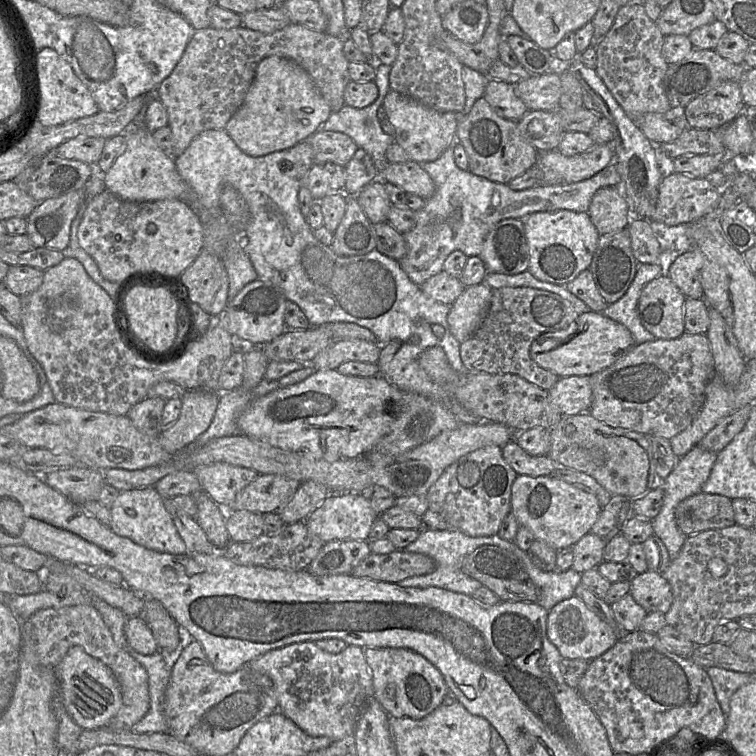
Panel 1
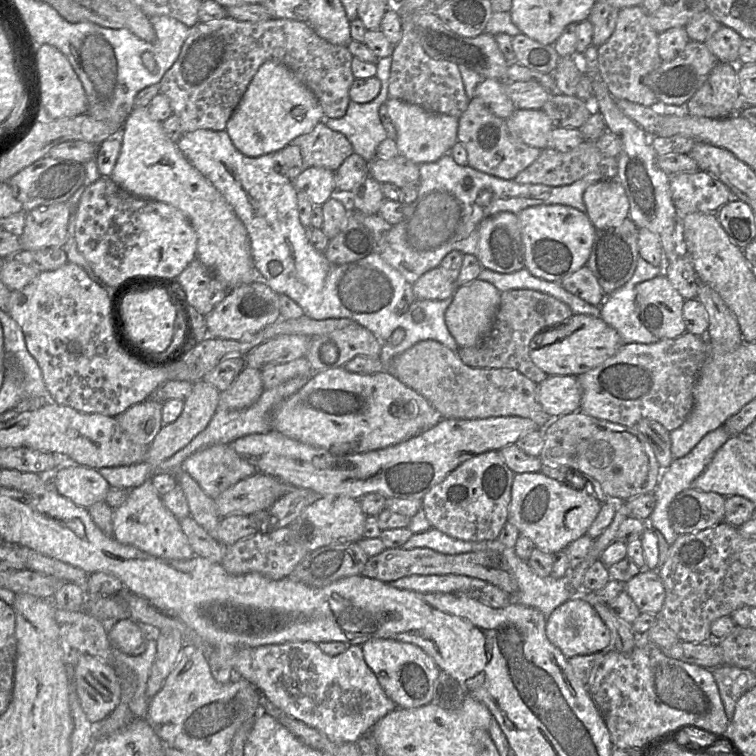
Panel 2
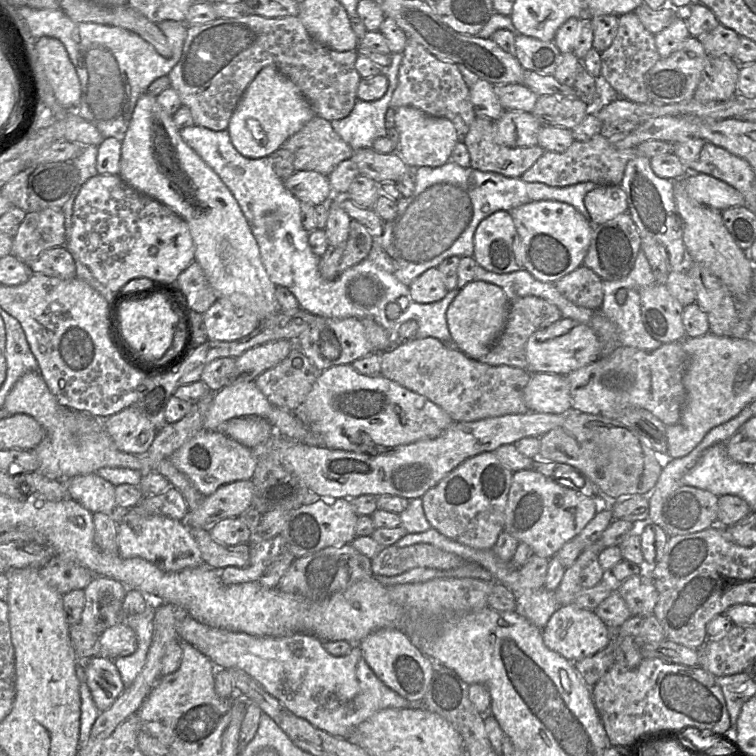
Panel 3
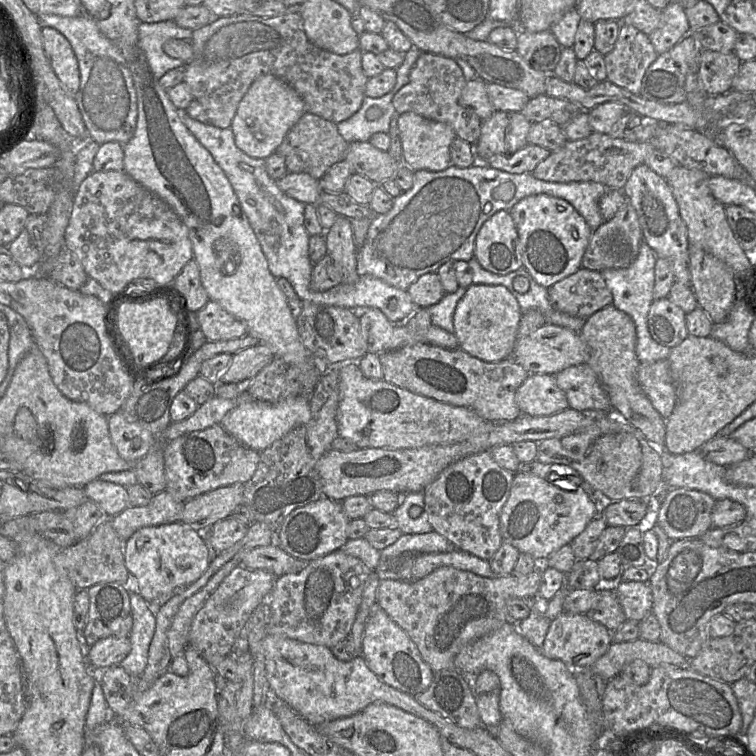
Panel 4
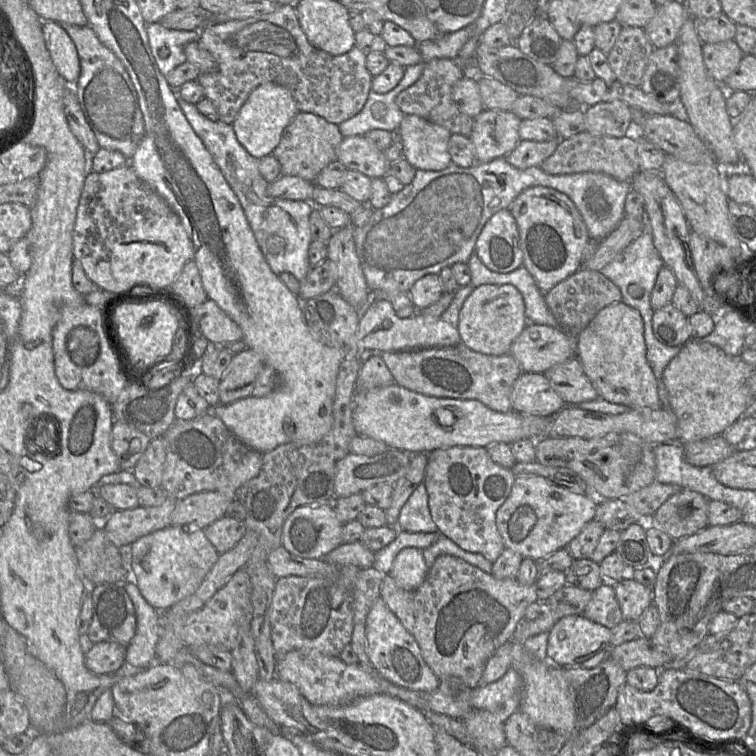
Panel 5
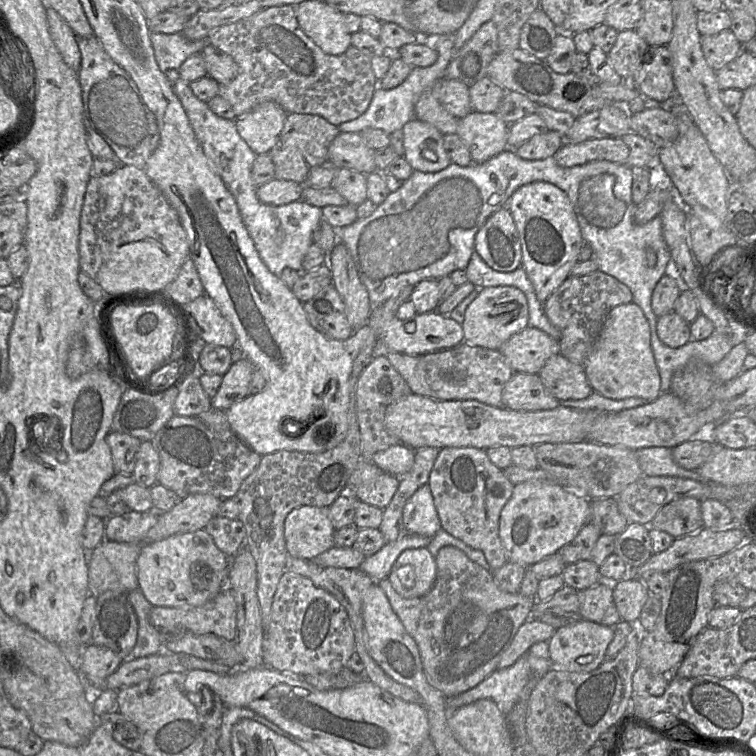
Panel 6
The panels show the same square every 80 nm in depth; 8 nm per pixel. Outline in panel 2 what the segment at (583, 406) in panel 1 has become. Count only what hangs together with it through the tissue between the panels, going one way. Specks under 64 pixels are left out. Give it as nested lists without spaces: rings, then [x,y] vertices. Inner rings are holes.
[[[549,375],[537,384],[537,399],[552,418],[580,410],[582,388],[577,376]]]

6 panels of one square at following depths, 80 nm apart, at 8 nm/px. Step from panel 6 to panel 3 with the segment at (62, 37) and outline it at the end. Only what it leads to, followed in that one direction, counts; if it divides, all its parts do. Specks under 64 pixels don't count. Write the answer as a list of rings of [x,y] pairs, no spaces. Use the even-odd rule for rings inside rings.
[[[41,37],[36,40],[36,51],[58,103],[66,109],[76,110],[81,85],[63,43],[56,38]]]

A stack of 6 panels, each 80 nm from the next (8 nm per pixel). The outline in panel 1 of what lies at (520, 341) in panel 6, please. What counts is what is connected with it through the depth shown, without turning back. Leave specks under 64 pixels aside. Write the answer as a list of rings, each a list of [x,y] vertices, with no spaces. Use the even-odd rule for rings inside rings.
[[[591,310],[579,314],[574,325],[568,329],[543,333],[541,337],[538,339],[535,337],[533,341],[530,347],[531,358],[539,366],[559,377],[591,376],[611,366],[635,346],[632,334],[624,325],[610,319],[602,312]],[[572,327],[575,327],[575,329],[569,333]],[[553,345],[558,346],[547,350]]]

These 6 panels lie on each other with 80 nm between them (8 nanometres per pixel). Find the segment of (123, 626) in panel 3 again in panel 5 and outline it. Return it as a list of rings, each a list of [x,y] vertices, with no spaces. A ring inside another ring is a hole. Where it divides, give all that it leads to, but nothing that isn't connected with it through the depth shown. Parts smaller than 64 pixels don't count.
[[[116,642],[94,643],[85,654],[86,667],[96,675],[116,672],[125,663],[126,647]]]

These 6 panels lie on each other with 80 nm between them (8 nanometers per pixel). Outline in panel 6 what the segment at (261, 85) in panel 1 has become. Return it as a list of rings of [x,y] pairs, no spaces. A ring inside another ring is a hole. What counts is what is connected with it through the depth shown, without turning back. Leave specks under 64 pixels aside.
[[[266,101],[247,114],[236,117],[235,124],[239,135],[256,154],[268,154],[278,141],[288,113],[277,103]]]

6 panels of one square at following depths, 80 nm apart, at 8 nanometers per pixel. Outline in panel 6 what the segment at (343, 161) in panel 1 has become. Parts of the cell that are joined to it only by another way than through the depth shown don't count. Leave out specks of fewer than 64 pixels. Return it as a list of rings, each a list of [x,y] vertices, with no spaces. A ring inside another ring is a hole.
[[[290,113],[285,119],[278,141],[269,152],[274,166],[275,179],[305,184],[312,168],[328,160],[328,148],[340,133],[338,127],[318,115]]]

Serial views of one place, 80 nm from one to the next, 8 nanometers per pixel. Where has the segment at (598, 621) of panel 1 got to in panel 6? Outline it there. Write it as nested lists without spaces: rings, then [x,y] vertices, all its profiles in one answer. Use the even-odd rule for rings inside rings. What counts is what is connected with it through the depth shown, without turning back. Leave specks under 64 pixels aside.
[[[576,618],[555,630],[548,640],[549,660],[552,666],[568,672],[591,672],[605,660],[606,650],[614,637],[613,627],[583,618]]]

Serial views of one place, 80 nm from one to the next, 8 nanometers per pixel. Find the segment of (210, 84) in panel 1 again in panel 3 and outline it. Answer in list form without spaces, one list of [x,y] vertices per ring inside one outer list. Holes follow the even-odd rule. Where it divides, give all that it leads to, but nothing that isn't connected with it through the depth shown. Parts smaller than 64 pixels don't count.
[[[247,15],[240,18],[217,18],[209,23],[188,25],[182,54],[167,75],[170,88],[174,89],[182,106],[190,110],[194,125],[213,131],[227,130],[232,113],[245,89],[265,66],[272,65],[286,75],[311,103],[316,115],[328,121],[348,116],[356,101],[357,89],[362,77],[355,63],[357,51],[339,52],[317,42],[307,31],[298,16],[266,18]]]

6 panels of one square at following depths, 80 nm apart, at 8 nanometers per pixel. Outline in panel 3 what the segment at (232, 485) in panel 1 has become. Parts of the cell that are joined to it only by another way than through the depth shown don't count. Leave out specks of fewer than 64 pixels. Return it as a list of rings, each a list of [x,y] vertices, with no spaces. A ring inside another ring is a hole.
[[[201,430],[184,443],[170,457],[171,464],[207,497],[219,487],[236,482],[251,480],[258,463],[251,449],[238,443],[219,430]]]

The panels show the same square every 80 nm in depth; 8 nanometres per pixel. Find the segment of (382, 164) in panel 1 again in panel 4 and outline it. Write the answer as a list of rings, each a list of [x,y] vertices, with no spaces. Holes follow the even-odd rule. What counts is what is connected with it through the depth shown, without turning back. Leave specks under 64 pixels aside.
[[[408,51],[401,65],[396,69],[397,79],[390,92],[380,98],[365,96],[361,107],[348,119],[337,124],[337,129],[348,142],[369,141],[377,132],[389,133],[392,117],[397,113],[392,99],[394,95],[409,81],[409,74],[413,67],[405,63]]]

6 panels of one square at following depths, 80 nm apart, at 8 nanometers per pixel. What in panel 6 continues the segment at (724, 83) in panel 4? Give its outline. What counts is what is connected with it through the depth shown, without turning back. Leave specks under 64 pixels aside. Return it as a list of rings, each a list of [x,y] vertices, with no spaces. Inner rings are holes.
[[[726,29],[716,35],[701,35],[701,48],[708,65],[718,71],[743,51],[743,44]]]

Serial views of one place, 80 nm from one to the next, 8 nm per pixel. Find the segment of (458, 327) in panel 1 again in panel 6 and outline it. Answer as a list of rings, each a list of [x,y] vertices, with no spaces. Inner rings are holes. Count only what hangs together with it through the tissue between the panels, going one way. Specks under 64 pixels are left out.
[[[514,286],[479,289],[479,294],[467,307],[462,323],[465,343],[491,350],[499,350],[508,339],[527,326],[527,300],[523,292]]]

